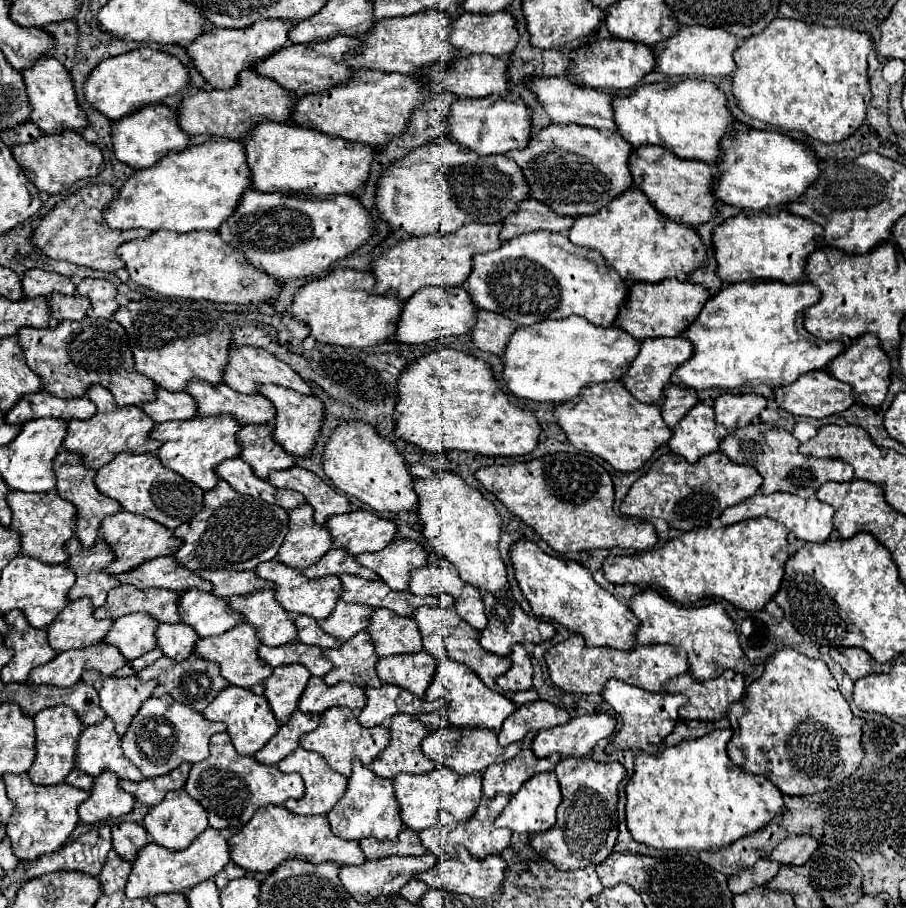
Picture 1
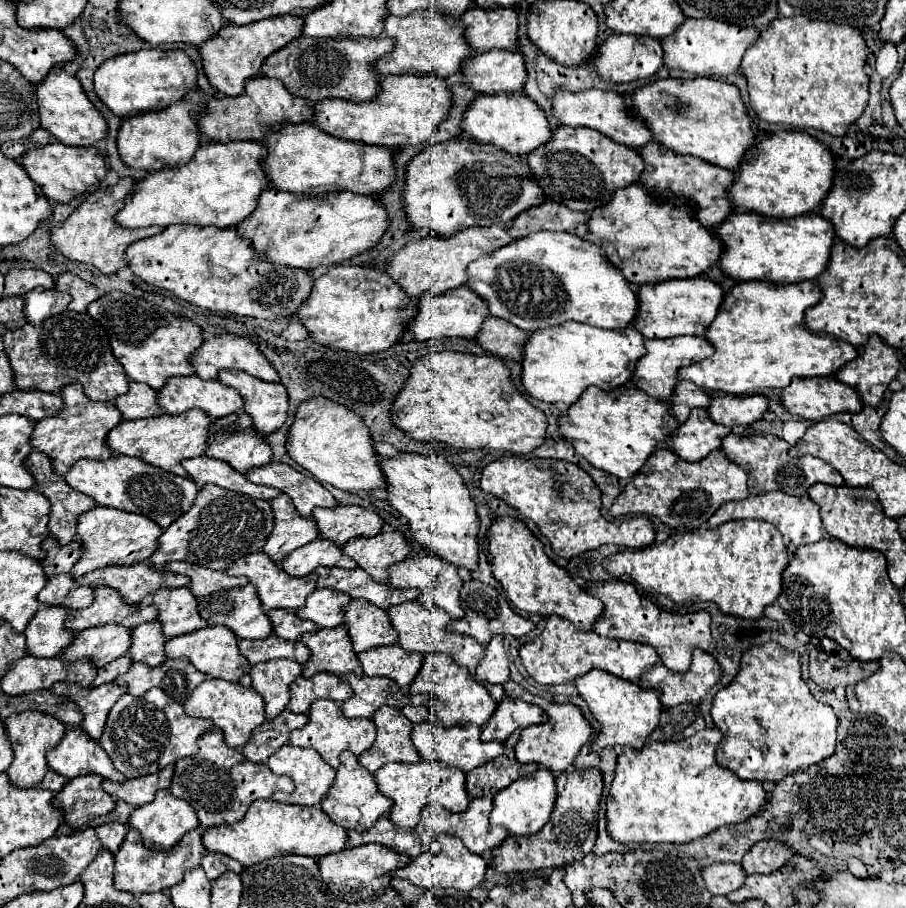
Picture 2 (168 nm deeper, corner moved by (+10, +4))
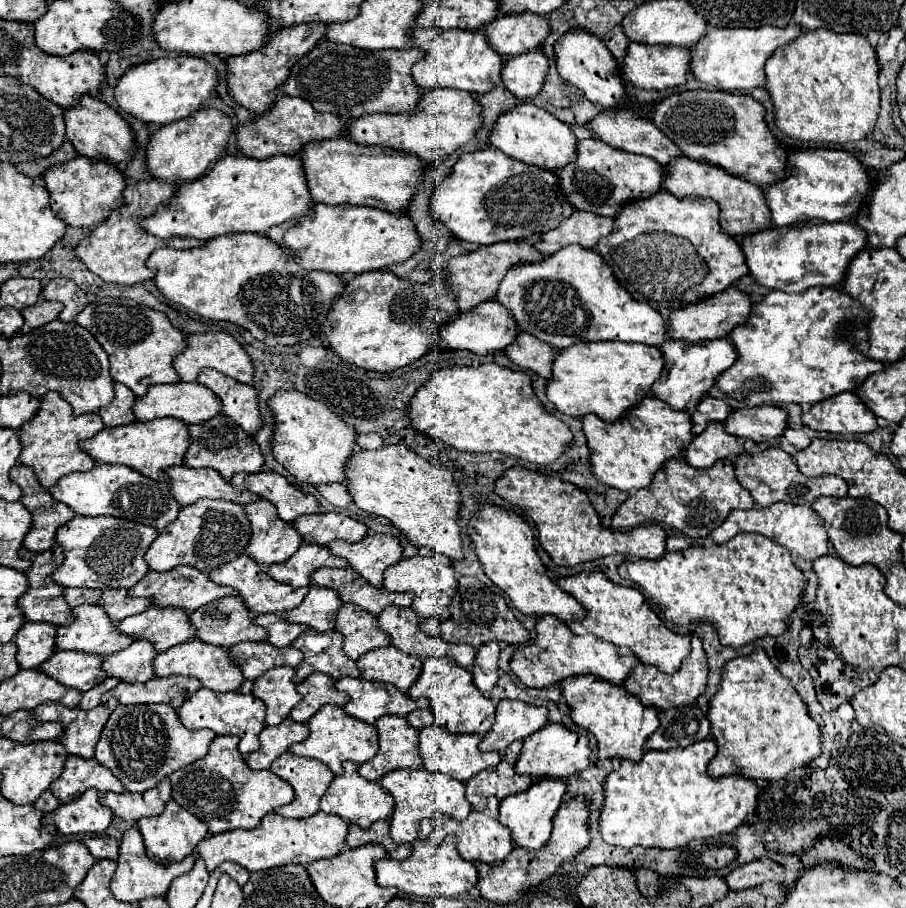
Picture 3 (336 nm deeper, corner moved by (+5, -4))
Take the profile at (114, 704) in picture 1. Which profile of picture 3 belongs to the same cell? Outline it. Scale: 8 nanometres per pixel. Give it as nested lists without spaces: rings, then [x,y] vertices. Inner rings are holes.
[[[109,699],[107,703],[97,705],[95,709],[83,711],[79,707],[67,709],[63,703],[43,703],[33,709],[33,717],[39,721],[59,721],[63,723],[63,747],[69,755],[93,757],[95,745],[101,737],[101,731],[111,715],[111,711],[119,705],[117,699]]]

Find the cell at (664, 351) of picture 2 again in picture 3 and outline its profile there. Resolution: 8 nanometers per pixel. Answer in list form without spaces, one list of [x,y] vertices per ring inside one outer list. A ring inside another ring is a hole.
[[[727,337],[705,341],[705,343],[685,343],[685,341],[663,341],[659,347],[663,353],[665,365],[661,377],[651,385],[651,395],[671,405],[675,411],[687,411],[691,405],[691,411],[697,407],[699,399],[713,387],[715,379],[721,371],[729,369],[735,363],[735,349]]]

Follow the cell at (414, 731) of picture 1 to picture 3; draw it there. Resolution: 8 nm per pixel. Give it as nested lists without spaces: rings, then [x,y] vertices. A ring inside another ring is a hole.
[[[383,715],[375,727],[379,731],[379,751],[371,761],[359,765],[361,777],[379,781],[389,771],[421,767],[421,757],[417,755],[419,731],[413,729],[405,717]]]

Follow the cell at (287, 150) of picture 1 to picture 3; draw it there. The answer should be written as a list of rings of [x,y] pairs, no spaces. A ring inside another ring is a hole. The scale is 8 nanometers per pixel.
[[[349,137],[311,141],[299,151],[299,159],[305,169],[313,203],[353,203],[399,213],[407,209],[419,181],[423,179],[423,165],[415,155],[403,155],[397,151],[387,153],[385,147],[355,145]]]

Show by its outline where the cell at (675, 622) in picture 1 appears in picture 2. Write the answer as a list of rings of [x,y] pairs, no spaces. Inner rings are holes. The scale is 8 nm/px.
[[[600,581],[586,587],[586,591],[598,597],[604,603],[604,613],[596,619],[592,631],[610,639],[626,639],[634,643],[652,645],[658,651],[662,665],[670,671],[684,673],[690,667],[692,651],[702,649],[714,653],[714,639],[710,635],[710,615],[706,611],[688,613],[688,615],[674,615],[660,607],[656,607],[646,597],[638,595],[636,587],[626,581]]]

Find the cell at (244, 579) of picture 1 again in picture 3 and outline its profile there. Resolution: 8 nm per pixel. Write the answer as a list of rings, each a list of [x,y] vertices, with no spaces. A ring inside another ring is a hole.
[[[179,565],[179,567],[175,567],[171,571],[165,571],[165,573],[149,571],[135,587],[129,589],[129,595],[149,597],[159,607],[171,607],[173,605],[173,607],[181,607],[181,609],[187,609],[187,611],[195,611],[209,601],[215,601],[215,599],[221,599],[221,597],[227,597],[227,595],[233,595],[233,593],[235,593],[233,587],[223,587],[223,585],[213,583],[211,579],[207,579],[205,573],[201,573],[199,569],[195,569],[191,565]]]

